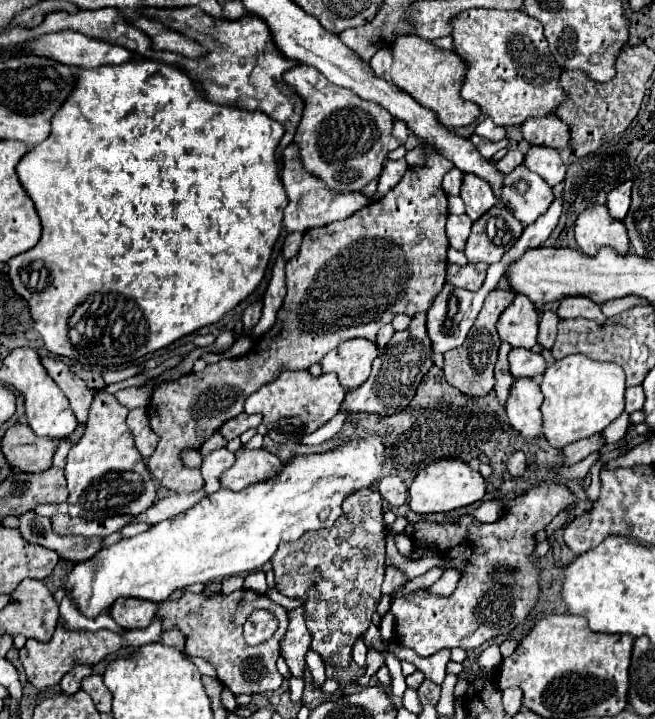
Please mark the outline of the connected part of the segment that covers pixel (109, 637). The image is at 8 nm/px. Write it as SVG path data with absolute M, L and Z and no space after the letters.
M158 618L152 620L152 624L146 630L126 630L124 634L116 634L110 630L98 630L98 632L66 632L62 622L58 622L58 628L52 636L50 642L46 644L38 644L38 640L28 640L26 646L20 650L20 662L26 670L28 682L34 684L38 690L44 688L52 688L56 684L60 684L62 676L66 672L70 672L76 664L88 664L94 666L100 660L104 660L108 654L118 652L122 646L132 646L132 648L140 648L144 644L150 642L158 642L160 640L160 624Z

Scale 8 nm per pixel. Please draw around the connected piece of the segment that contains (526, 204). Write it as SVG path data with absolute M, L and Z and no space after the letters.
M516 166L504 178L502 198L512 214L526 226L550 208L554 192L538 174L530 172L526 166Z

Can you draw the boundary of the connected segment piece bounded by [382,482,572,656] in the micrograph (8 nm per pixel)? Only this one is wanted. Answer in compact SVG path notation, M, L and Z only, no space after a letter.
M544 482L512 498L504 506L502 516L492 524L484 524L470 514L450 524L416 522L412 546L432 548L438 556L448 560L448 568L460 570L460 580L450 598L430 594L426 588L402 594L408 576L396 566L388 566L382 590L396 594L390 608L396 618L396 640L420 656L430 656L444 648L474 650L496 636L508 638L510 632L528 618L540 598L540 558L534 554L534 534L544 530L570 502L572 494L568 488L556 482Z

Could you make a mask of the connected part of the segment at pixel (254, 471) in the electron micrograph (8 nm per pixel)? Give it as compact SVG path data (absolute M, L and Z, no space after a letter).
M240 448L236 452L236 464L228 472L224 472L220 482L222 482L222 488L244 490L250 484L274 478L284 468L284 464L286 462L282 462L278 456L270 454L264 448L258 448L258 450Z

